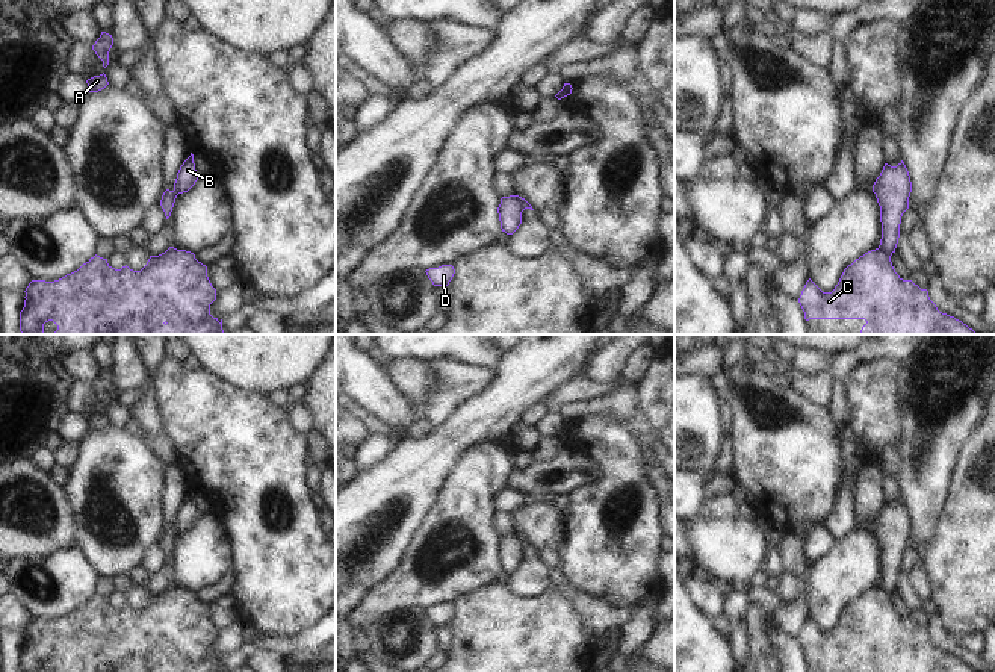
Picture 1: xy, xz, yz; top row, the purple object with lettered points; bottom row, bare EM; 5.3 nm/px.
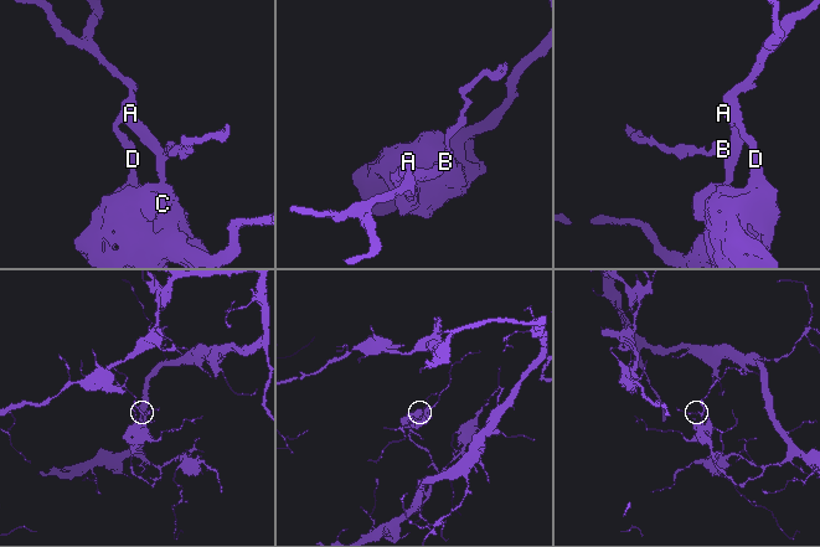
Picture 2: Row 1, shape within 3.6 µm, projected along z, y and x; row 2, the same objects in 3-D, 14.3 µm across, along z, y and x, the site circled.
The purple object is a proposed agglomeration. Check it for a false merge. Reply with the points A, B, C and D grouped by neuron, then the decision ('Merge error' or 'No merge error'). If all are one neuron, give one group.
Groups: A C D / B. Merge error

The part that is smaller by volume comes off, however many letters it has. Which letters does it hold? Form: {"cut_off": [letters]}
{"cut_off": ["B"]}

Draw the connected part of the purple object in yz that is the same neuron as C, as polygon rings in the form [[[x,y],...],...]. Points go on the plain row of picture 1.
[[[904,501],[897,506],[885,502],[876,531],[880,584],[848,604],[832,631],[823,631],[811,618],[806,621],[798,637],[806,660],[865,658],[860,672],[975,672],[954,655],[939,651],[927,628],[903,619],[892,605],[891,595],[910,531]]]

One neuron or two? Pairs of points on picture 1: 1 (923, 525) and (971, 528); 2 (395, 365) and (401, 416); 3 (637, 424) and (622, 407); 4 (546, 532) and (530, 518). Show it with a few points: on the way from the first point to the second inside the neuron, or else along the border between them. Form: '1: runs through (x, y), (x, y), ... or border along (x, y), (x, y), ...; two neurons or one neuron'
1: border along (948, 492), (944, 510), (921, 559); two neurons
2: border along (383, 370), (407, 400), (410, 413), (416, 420); two neurons
3: border along (637, 409), (628, 418), (596, 412); two neurons
4: runs through (542, 527), (534, 521); one neuron

